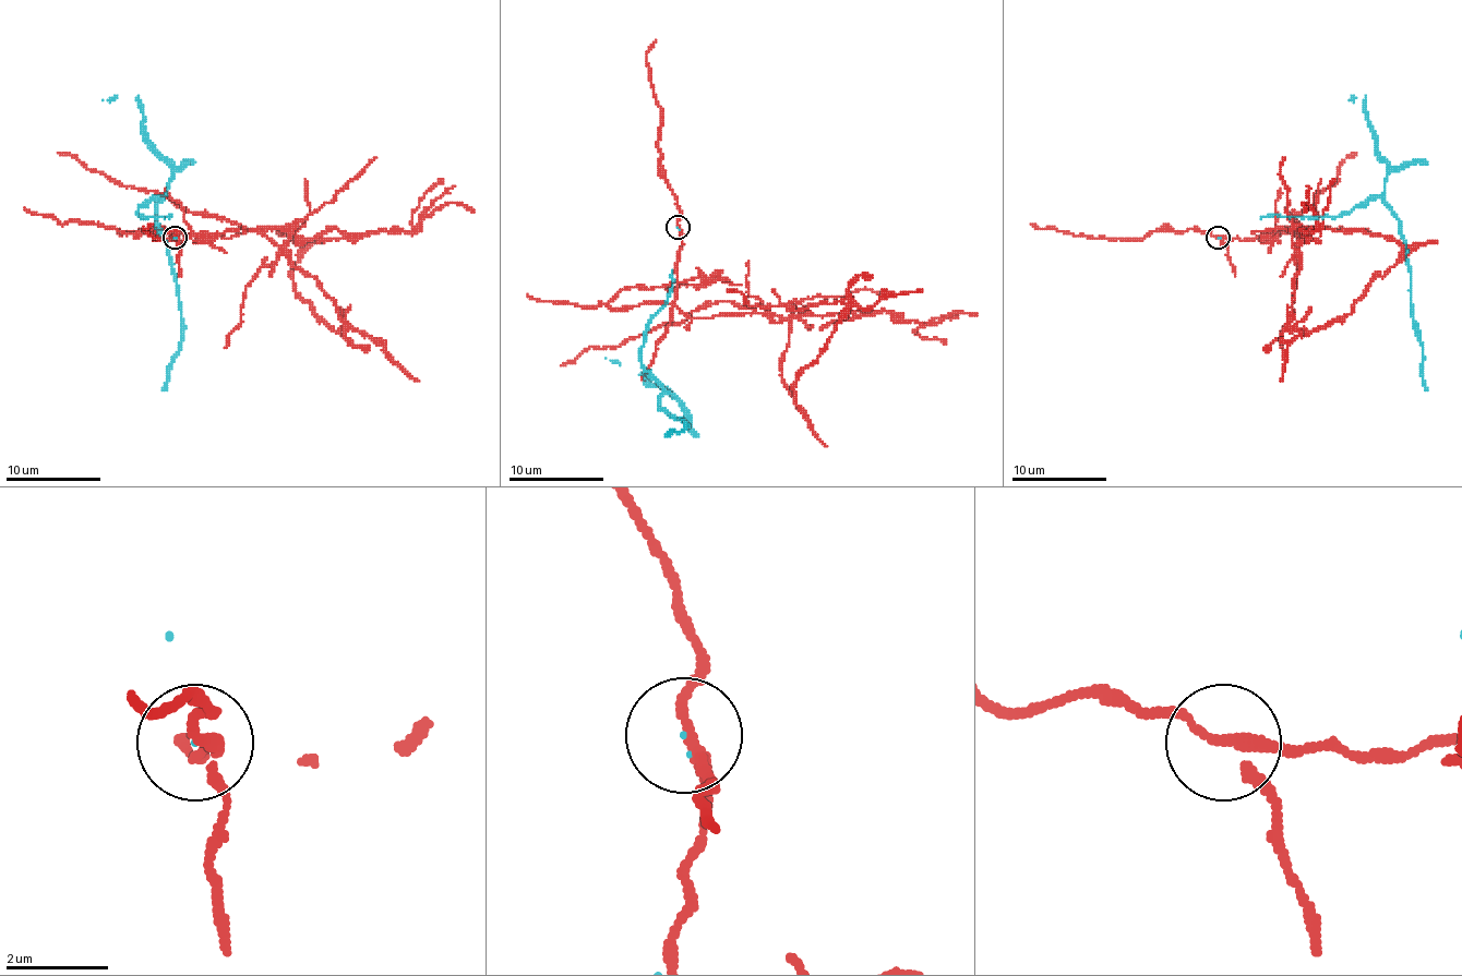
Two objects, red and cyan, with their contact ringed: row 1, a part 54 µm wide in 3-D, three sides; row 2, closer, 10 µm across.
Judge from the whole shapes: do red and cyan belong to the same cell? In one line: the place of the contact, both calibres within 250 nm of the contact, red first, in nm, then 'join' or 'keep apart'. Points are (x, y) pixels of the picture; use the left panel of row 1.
place (175, 238); calibres 190 and 30 nm; keep apart

